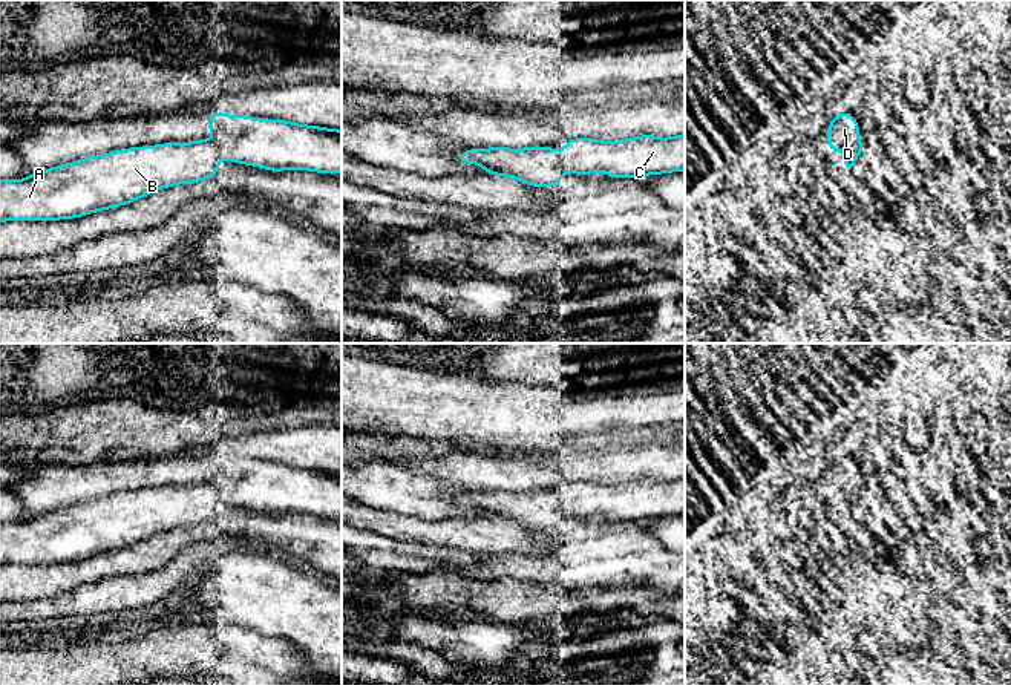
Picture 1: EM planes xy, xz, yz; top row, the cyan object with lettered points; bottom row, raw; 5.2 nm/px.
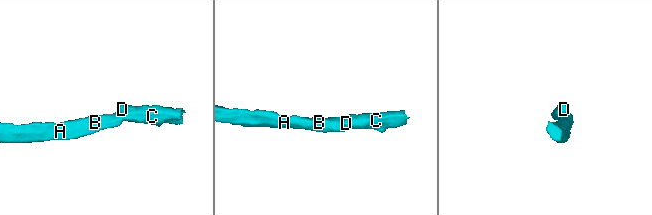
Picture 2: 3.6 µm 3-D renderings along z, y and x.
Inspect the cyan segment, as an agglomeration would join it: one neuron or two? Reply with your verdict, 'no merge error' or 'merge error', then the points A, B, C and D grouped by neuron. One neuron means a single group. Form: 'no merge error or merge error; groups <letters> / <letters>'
no merge error; groups A B C D

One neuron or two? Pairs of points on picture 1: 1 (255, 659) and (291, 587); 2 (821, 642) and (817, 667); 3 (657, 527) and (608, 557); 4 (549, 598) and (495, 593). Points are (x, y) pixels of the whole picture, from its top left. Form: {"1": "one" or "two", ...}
{"1": "two", "2": "one", "3": "two", "4": "one"}

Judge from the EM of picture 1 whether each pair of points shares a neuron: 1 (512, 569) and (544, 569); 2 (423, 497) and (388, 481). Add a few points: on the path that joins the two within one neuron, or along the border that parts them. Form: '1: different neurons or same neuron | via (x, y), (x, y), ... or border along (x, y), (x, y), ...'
1: same neuron | via (520, 569), (536, 569)
2: same neuron | via (414, 494), (397, 489)

